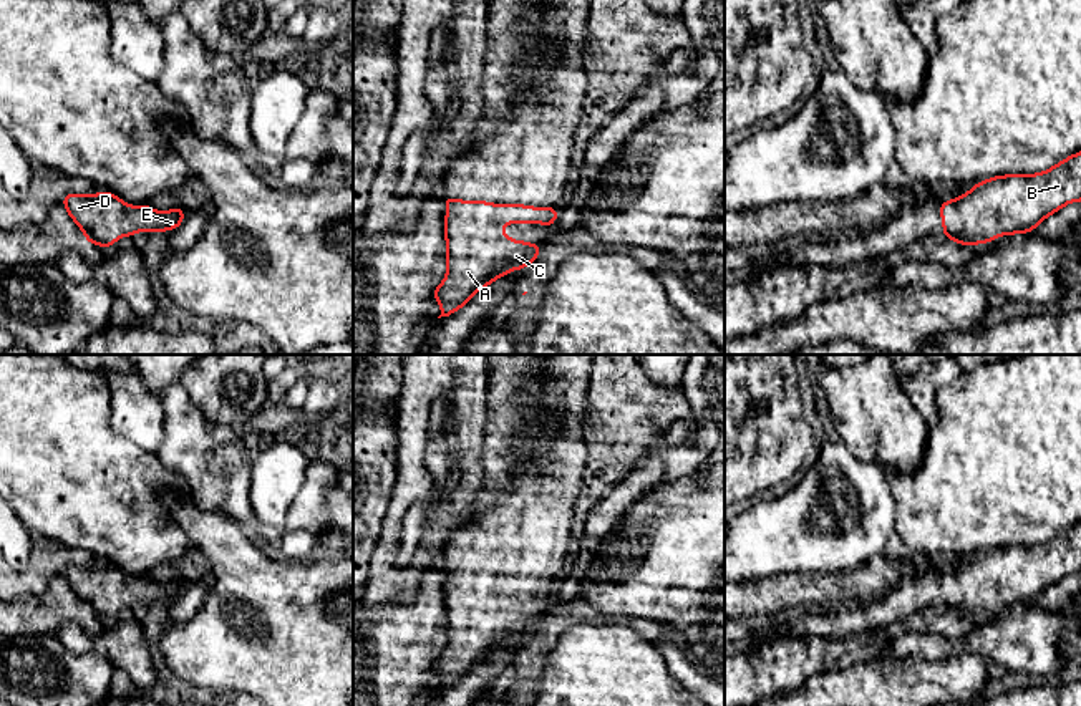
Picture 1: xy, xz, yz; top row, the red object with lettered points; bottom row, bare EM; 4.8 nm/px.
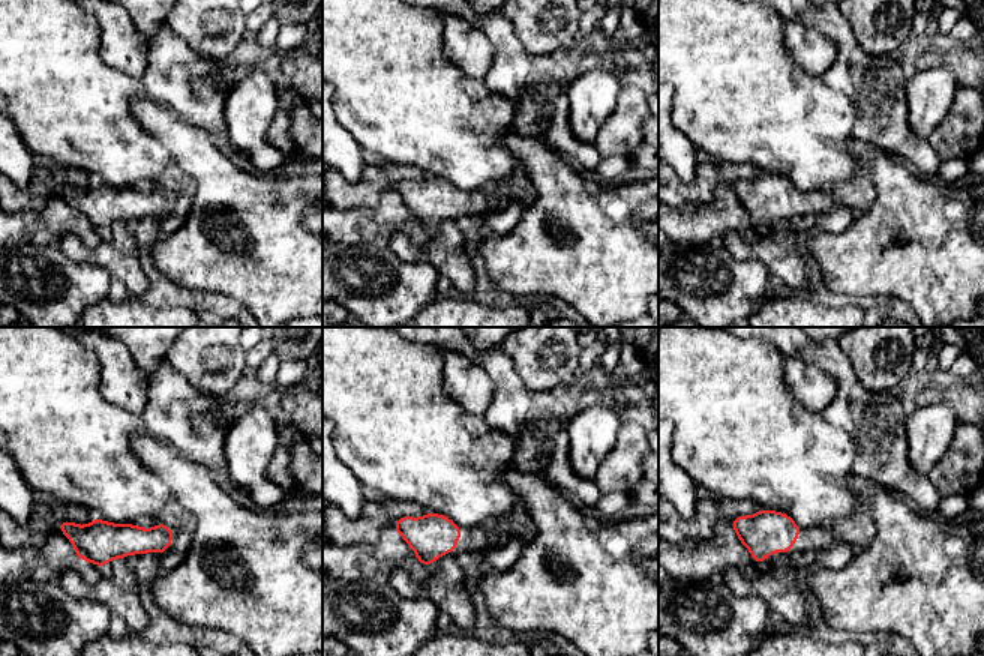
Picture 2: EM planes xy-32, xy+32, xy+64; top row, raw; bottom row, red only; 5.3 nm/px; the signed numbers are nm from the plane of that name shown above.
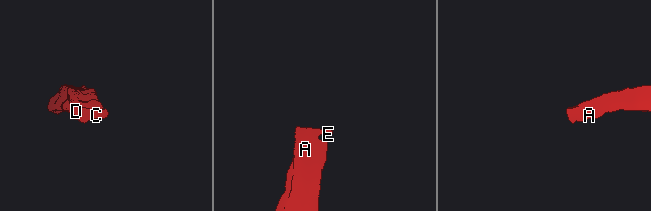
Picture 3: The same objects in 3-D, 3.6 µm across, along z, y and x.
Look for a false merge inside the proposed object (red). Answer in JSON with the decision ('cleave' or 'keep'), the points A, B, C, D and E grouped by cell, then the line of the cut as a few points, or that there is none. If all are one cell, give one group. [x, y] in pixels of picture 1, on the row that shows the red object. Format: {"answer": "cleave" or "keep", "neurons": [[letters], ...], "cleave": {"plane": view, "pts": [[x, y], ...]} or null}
{"answer": "keep", "neurons": [["A", "B", "C", "D", "E"]], "cleave": null}

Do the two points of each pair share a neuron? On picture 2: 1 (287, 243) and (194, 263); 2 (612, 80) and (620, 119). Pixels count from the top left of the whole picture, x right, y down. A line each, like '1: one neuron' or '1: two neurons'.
1: one neuron
2: two neurons

